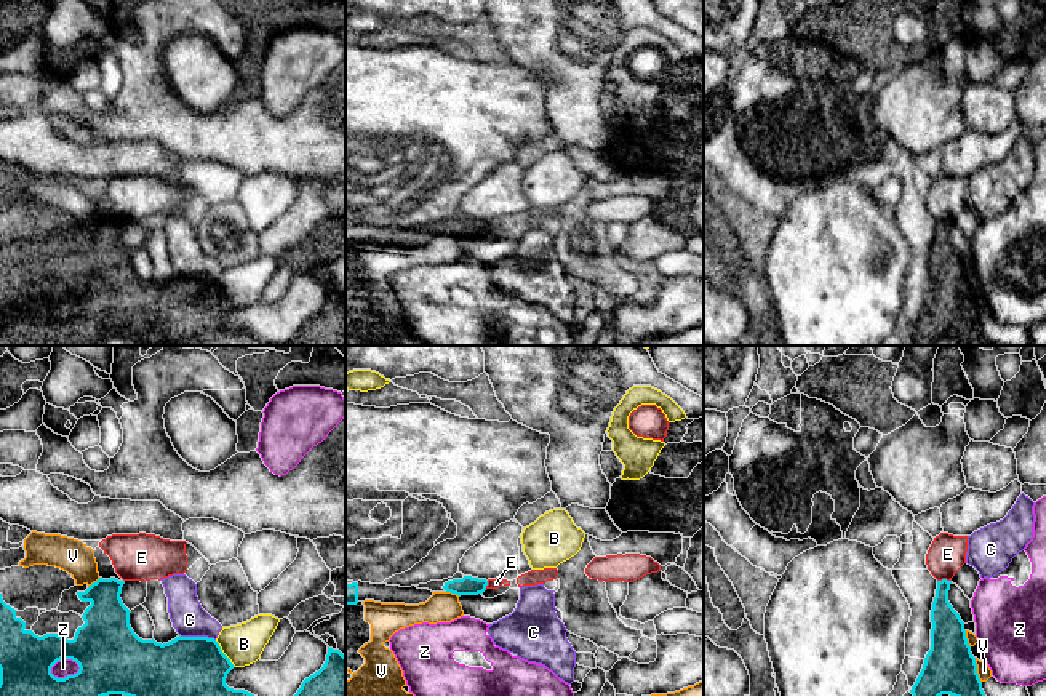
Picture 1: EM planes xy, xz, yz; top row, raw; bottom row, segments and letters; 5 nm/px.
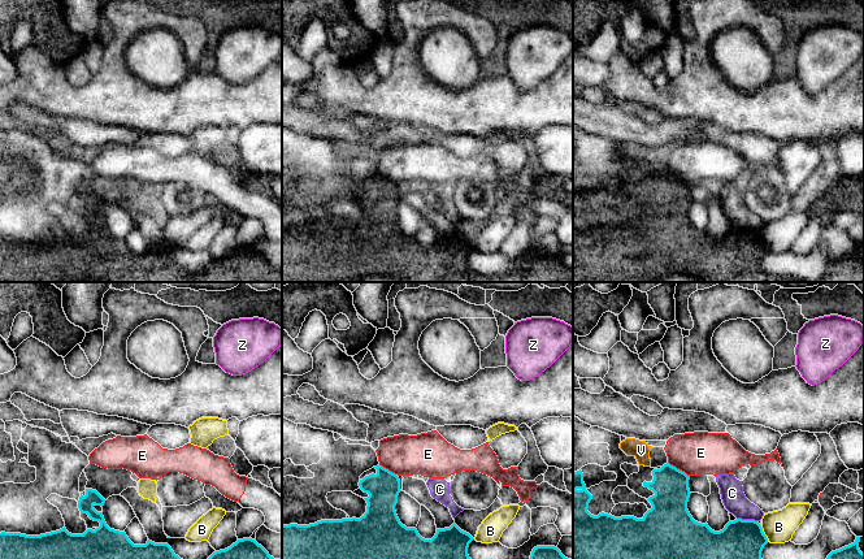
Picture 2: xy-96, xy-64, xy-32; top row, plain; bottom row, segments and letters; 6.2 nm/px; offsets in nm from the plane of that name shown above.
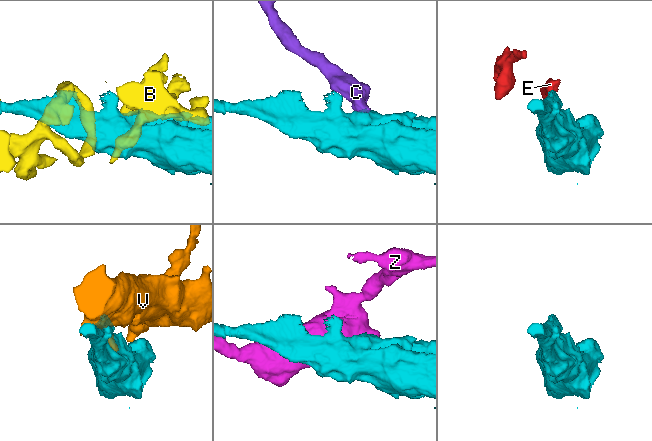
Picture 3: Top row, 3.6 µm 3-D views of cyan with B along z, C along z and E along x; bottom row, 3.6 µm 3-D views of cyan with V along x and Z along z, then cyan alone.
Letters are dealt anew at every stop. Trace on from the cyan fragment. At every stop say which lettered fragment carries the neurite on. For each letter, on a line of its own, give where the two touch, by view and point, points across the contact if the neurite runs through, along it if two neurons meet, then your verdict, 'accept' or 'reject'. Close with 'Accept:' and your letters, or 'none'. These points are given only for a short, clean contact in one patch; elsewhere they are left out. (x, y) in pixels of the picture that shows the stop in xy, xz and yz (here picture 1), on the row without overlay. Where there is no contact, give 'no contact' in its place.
B: contact xy (223, 295); border xy (215, 282), (235, 308); reject
C: contact xy (197, 279); border xy (179, 276), (207, 277), (215, 282); reject
E: contact yz (944, 221); border yz (950, 221), (938, 223); reject
V: contact yz (976, 312); reject
Z: contact xy (64, 319); reject
Accept: none

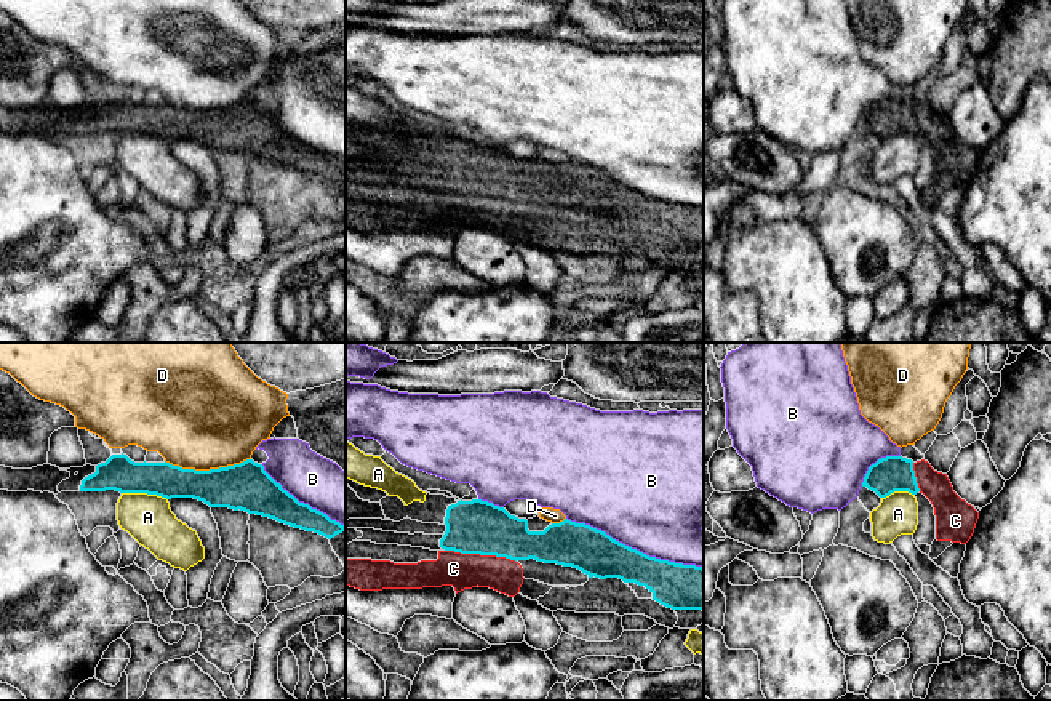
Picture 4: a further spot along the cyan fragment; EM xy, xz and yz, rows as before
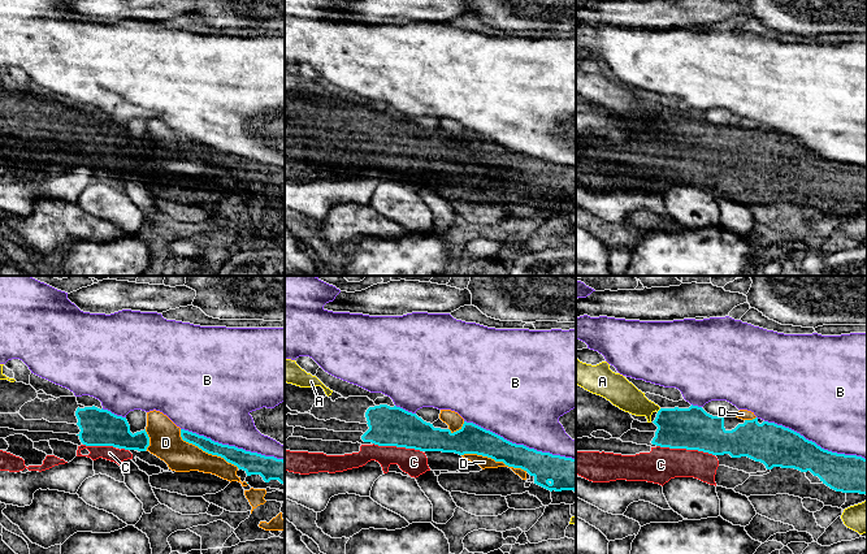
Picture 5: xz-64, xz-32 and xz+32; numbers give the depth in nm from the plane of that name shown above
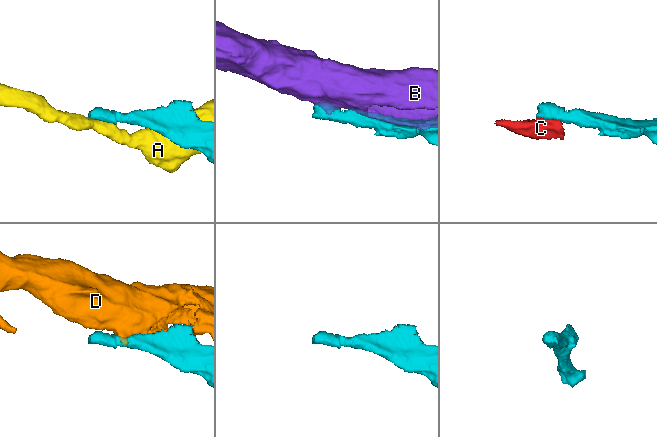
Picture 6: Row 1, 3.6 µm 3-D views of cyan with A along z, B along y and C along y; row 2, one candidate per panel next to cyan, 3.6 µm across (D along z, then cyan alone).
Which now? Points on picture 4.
A: contact xy (144, 133); reject
B: contact xz (635, 191); reject
C: contact xz (480, 196); way xz (472, 168), (480, 178), (480, 196), (453, 210); accept
D: contact xy (207, 112); reject
Accept: C

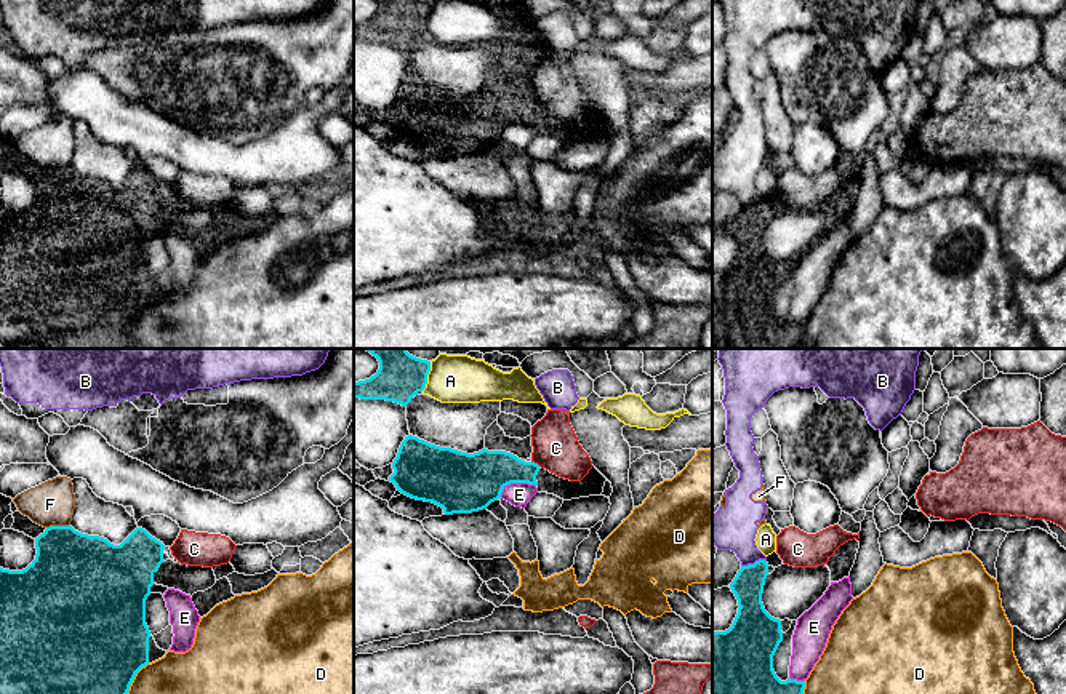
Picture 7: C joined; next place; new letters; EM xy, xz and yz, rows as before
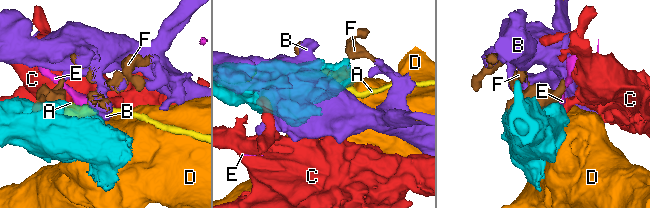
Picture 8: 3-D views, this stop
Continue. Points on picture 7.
A: contact xz (426, 18); reject
B: contact yz (754, 205); border yz (765, 202), (756, 202), (741, 208); reject
C: contact xz (537, 106); border xz (532, 103), (540, 107); reject
D: contact xy (132, 323); reject
E: contact xz (514, 123); reject
F: contact xy (58, 168); reject
Accept: none

